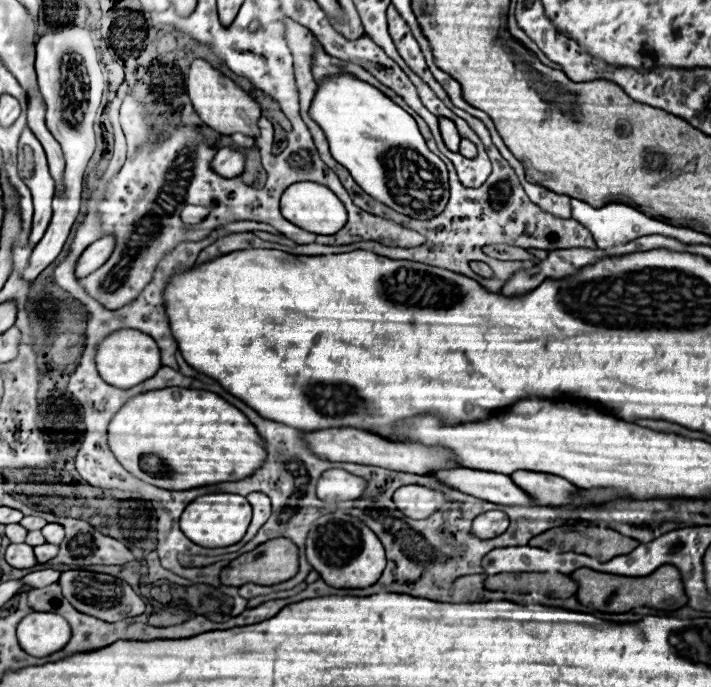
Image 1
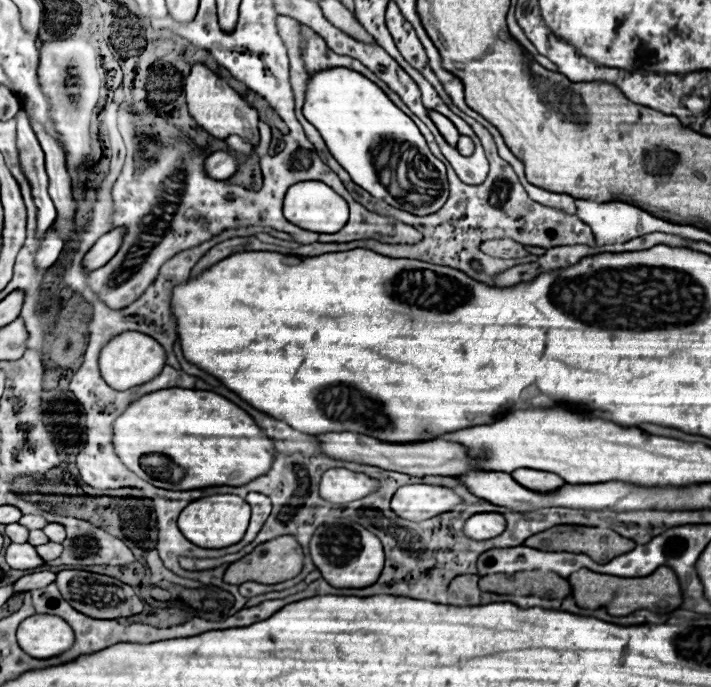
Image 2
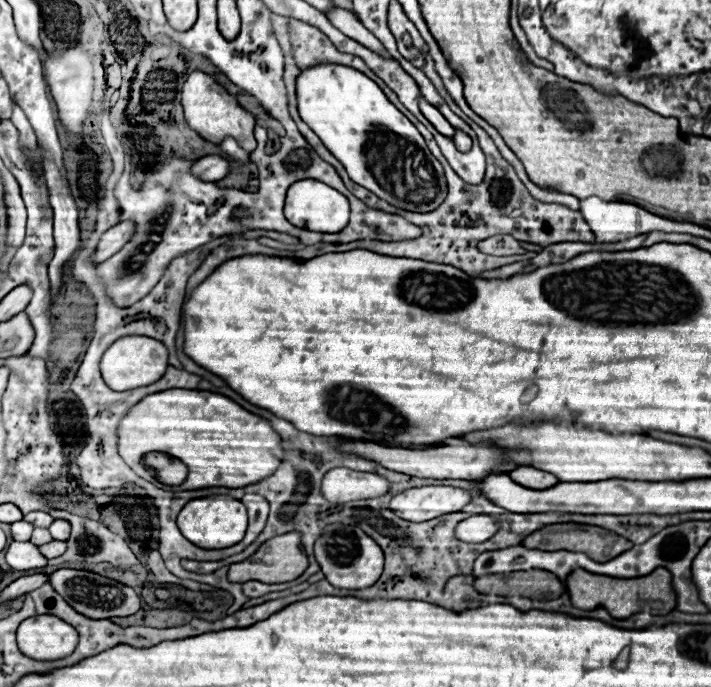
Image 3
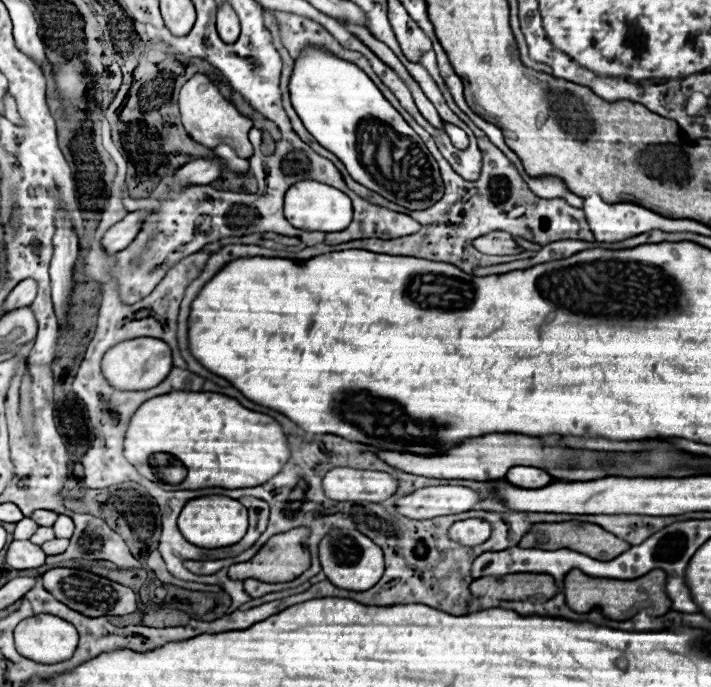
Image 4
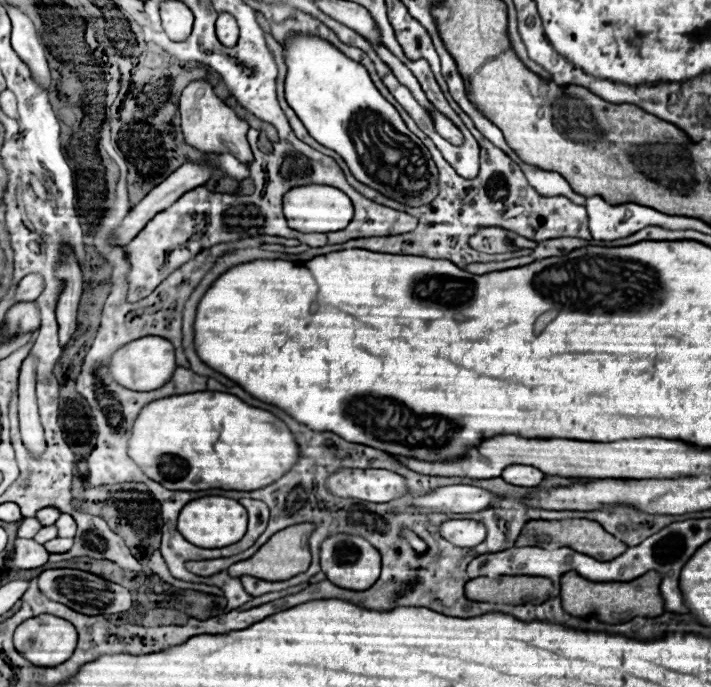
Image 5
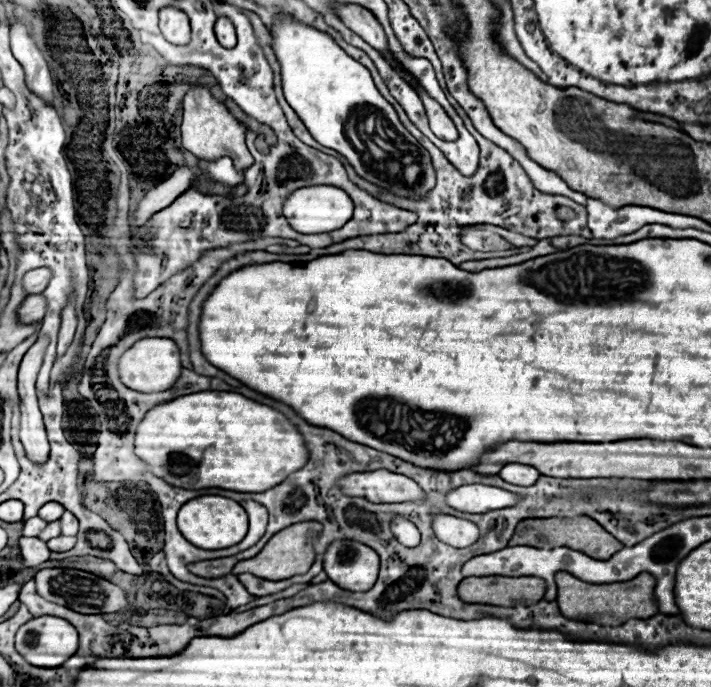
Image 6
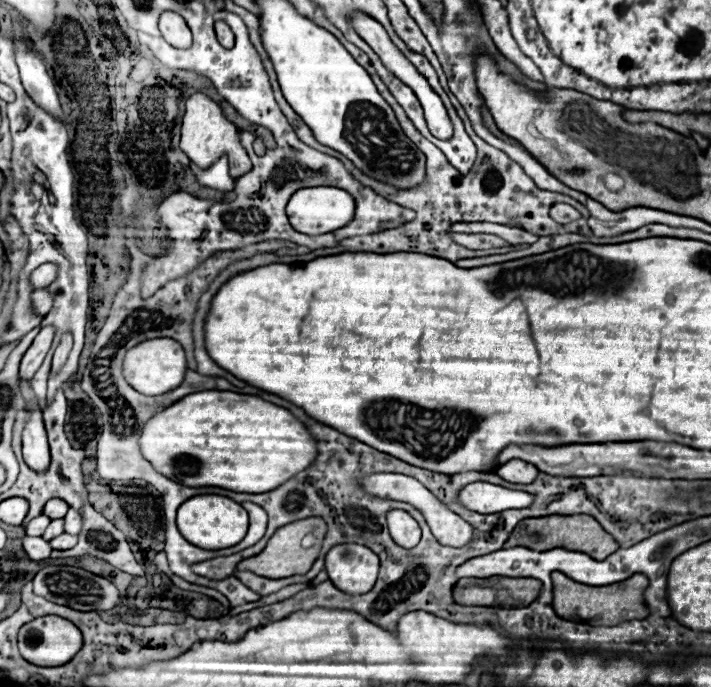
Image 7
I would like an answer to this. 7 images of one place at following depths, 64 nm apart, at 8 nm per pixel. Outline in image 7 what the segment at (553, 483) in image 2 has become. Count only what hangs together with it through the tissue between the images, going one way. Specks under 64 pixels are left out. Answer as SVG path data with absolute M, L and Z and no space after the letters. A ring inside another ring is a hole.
M510 460L504 466L500 466L496 470L496 474L500 478L504 478L506 482L512 482L512 484L530 484L538 476L538 470L528 462Z

